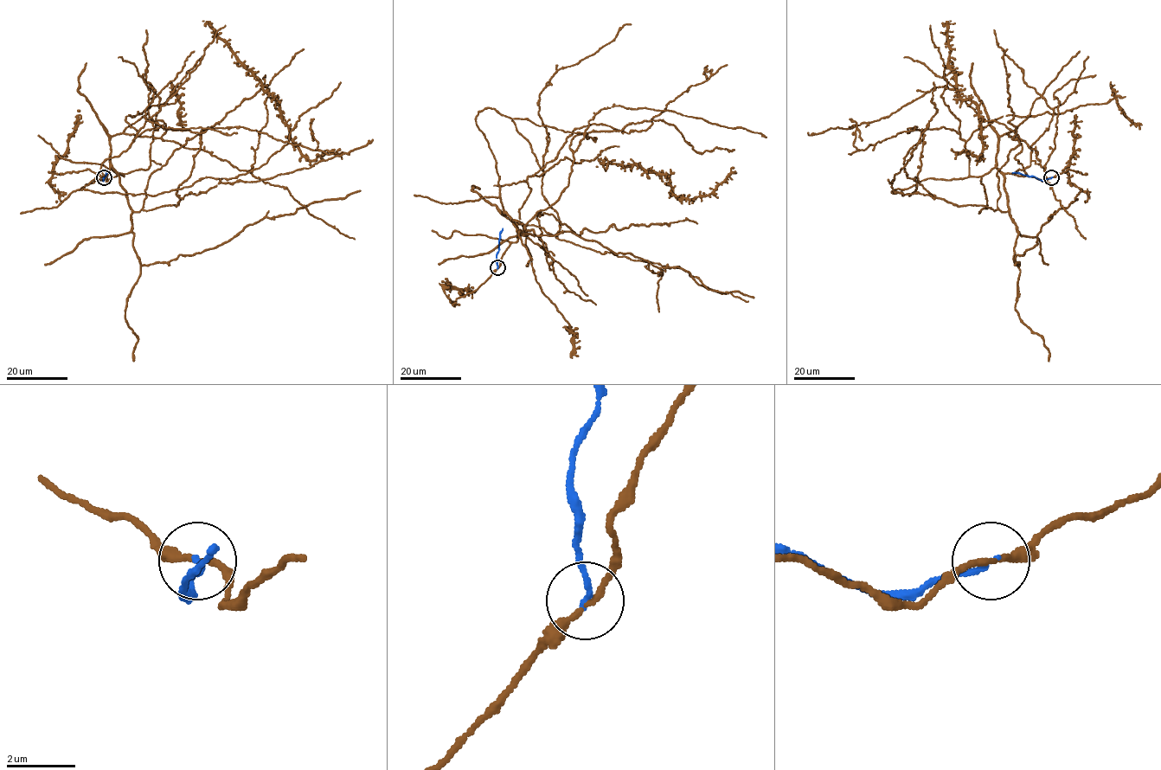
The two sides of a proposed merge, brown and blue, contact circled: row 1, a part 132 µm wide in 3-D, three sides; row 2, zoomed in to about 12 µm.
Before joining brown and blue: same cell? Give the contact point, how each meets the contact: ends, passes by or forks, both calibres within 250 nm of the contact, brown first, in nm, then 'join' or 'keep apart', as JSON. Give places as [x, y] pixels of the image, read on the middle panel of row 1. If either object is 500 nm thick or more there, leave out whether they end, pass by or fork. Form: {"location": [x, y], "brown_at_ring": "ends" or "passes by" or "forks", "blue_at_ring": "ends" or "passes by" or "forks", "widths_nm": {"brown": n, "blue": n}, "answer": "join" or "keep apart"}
{"location": [497, 267], "brown_at_ring": "passes by", "blue_at_ring": "ends", "widths_nm": {"brown": 160, "blue": 150}, "answer": "keep apart"}

